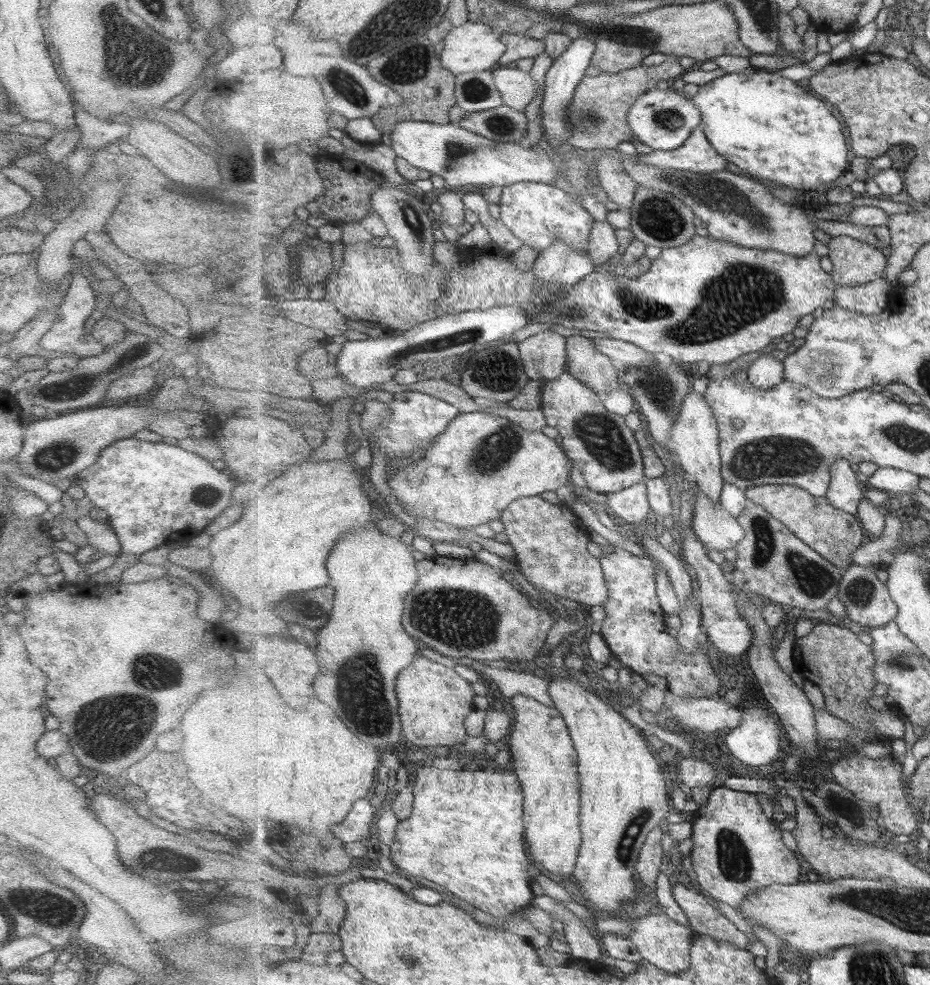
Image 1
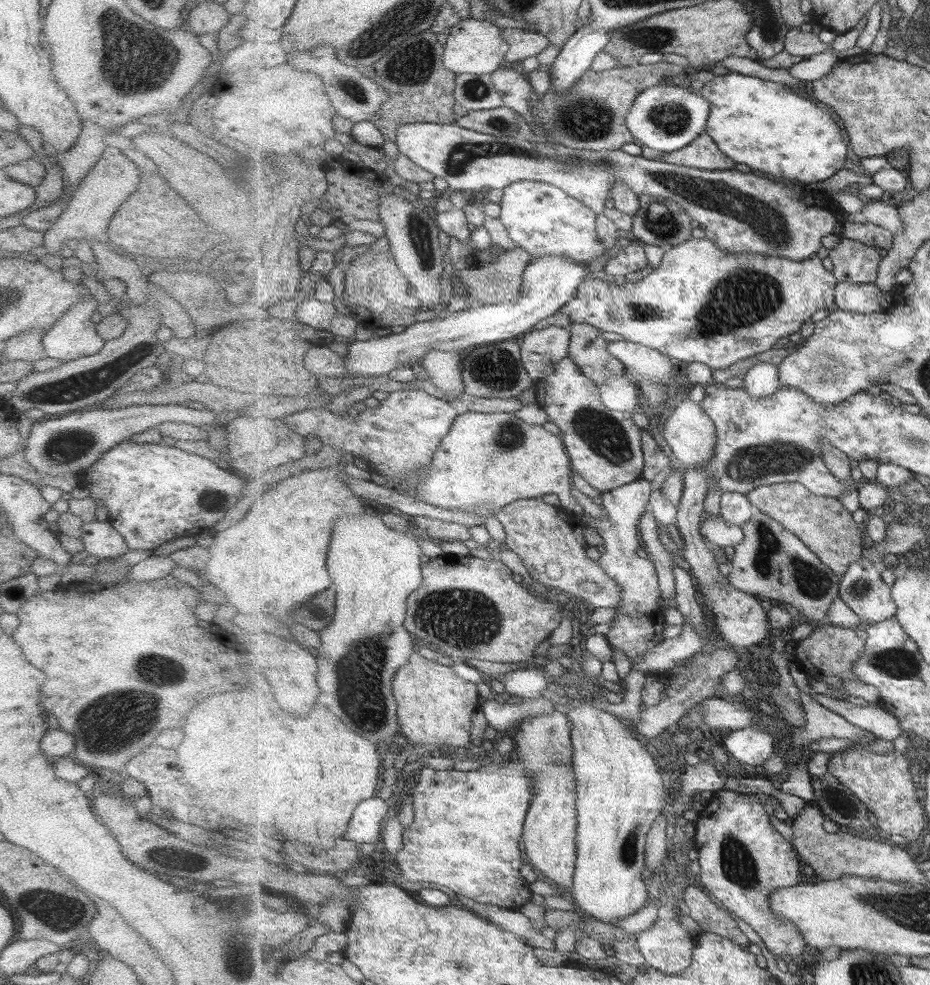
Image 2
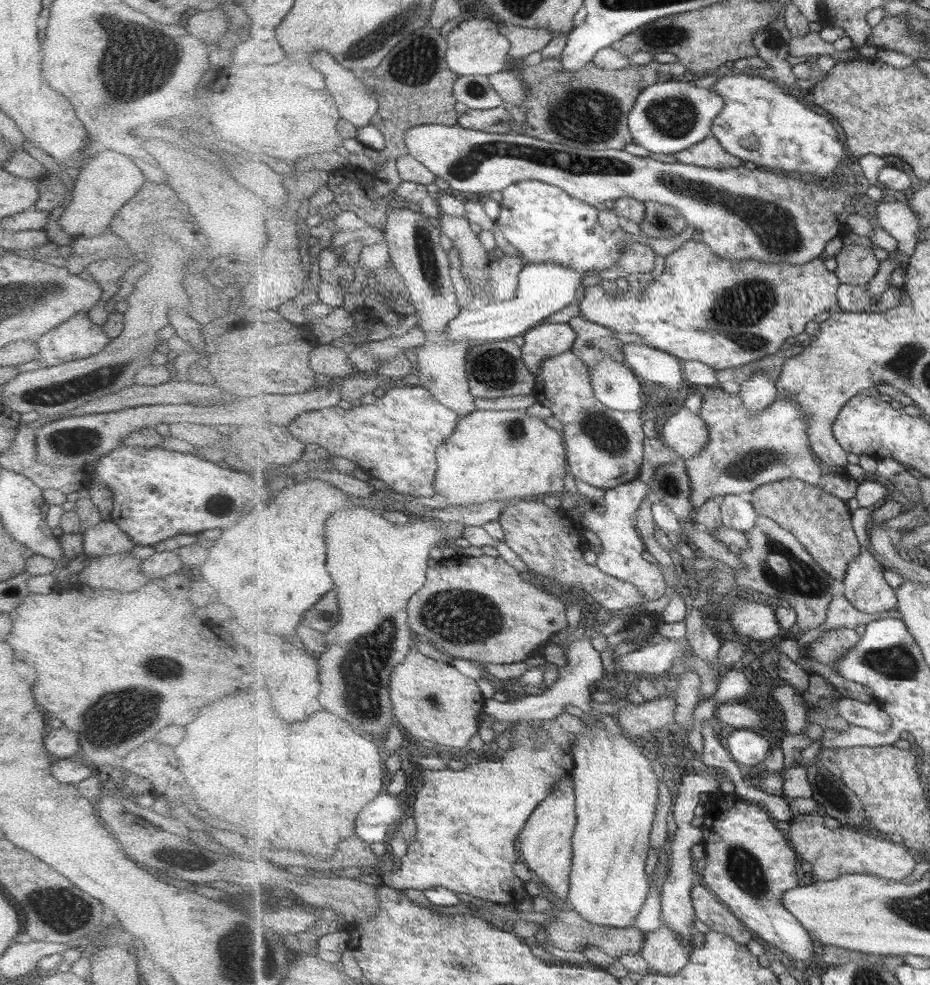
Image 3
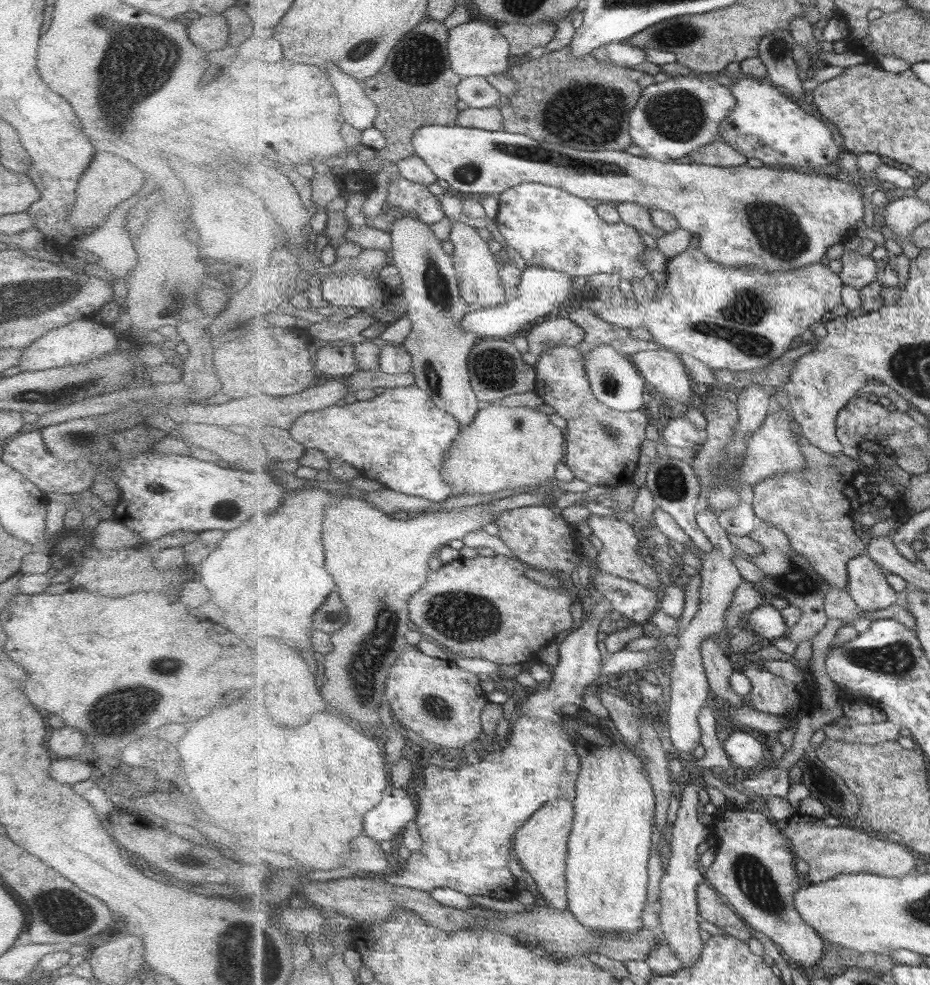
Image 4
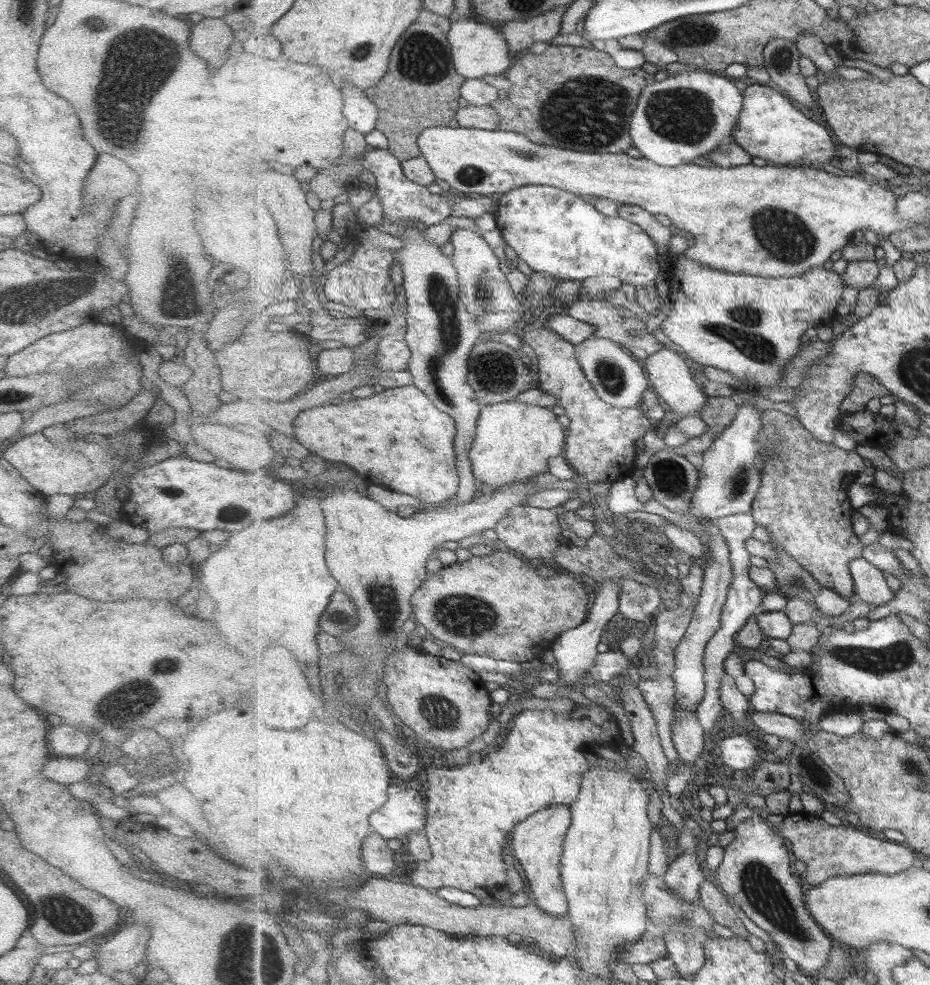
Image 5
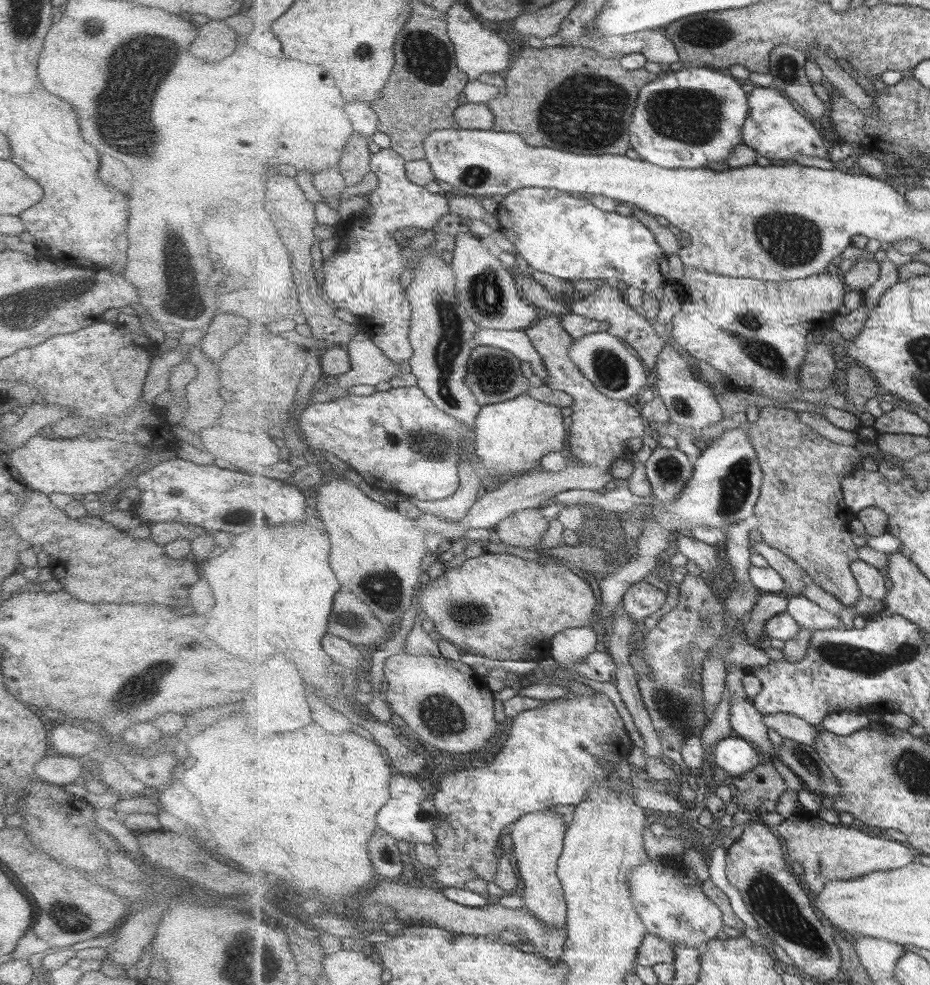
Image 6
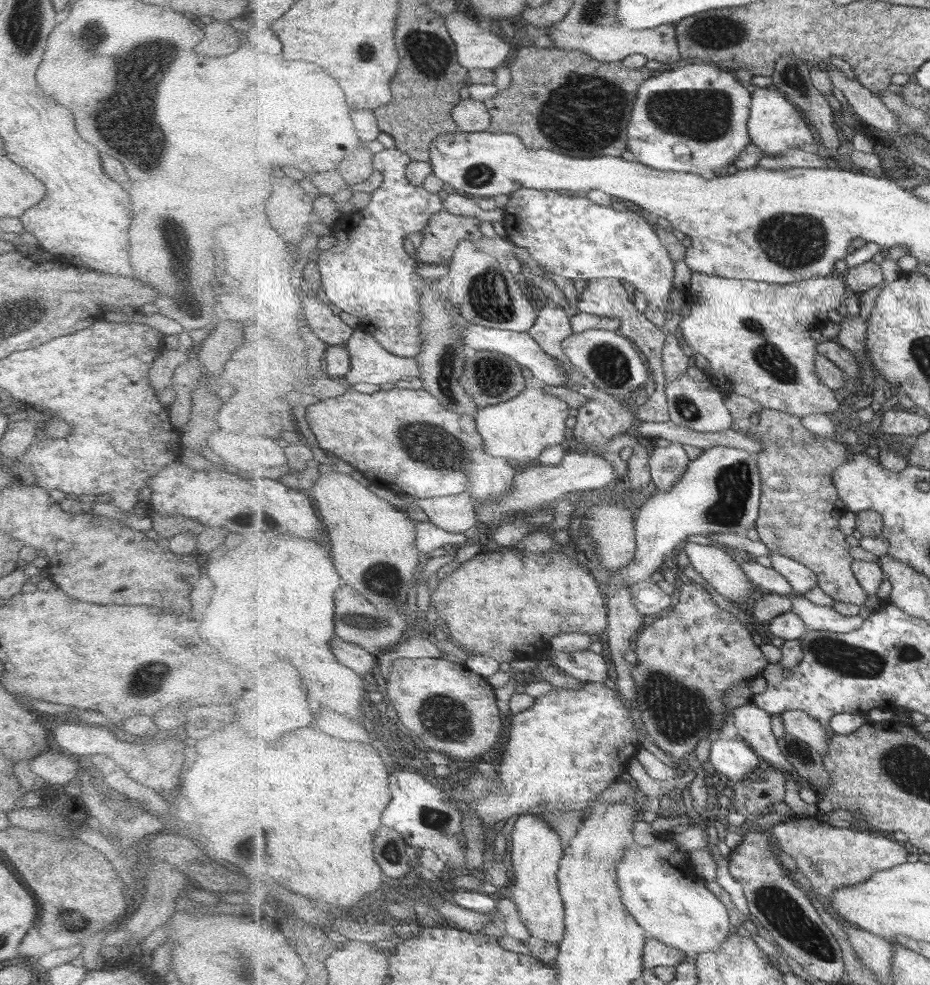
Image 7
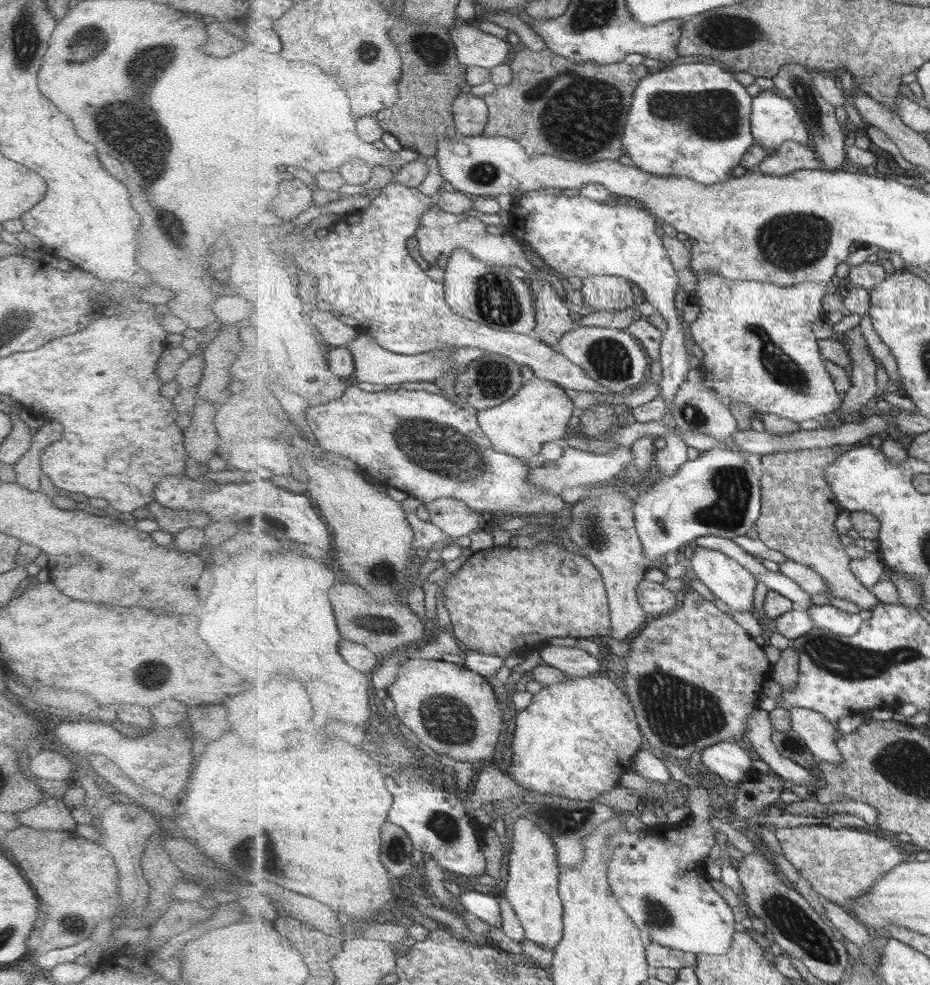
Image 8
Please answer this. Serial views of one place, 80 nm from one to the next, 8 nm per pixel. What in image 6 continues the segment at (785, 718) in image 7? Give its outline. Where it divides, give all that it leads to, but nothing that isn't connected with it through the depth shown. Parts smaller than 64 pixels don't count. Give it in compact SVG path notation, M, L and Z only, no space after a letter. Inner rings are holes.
M777 713L764 715L764 723L775 730L783 740L793 740L802 744L811 745L815 737L819 734L813 724L805 722L796 714Z

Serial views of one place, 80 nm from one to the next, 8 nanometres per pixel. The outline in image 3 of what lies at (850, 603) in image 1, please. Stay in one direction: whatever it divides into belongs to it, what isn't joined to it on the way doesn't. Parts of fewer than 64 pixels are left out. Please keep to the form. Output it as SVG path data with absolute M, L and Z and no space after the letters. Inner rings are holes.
M859 507L855 512L851 512L851 522L853 522L853 530L857 534L859 540L859 550L861 554L849 564L847 574L844 578L845 592L844 595L849 599L855 608L859 611L871 615L885 615L898 608L899 600L897 598L896 589L891 588L883 576L885 565L870 549L869 537L865 532L865 523L869 514L875 510L876 507L871 508Z

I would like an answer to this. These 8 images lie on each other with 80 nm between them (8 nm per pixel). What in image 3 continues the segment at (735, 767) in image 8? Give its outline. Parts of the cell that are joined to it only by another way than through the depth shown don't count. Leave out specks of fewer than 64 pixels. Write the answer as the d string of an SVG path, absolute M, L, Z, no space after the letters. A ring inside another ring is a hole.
M736 729L728 738L727 748L731 757L740 764L755 766L763 763L771 752L767 738L752 729Z

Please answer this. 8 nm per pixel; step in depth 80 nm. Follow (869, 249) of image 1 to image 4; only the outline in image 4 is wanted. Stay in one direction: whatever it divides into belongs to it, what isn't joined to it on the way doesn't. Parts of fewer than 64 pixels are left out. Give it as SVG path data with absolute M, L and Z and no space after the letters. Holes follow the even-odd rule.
M846 250L842 260L841 279L844 285L863 290L881 276L884 262L873 260L871 255L861 255L855 251Z

